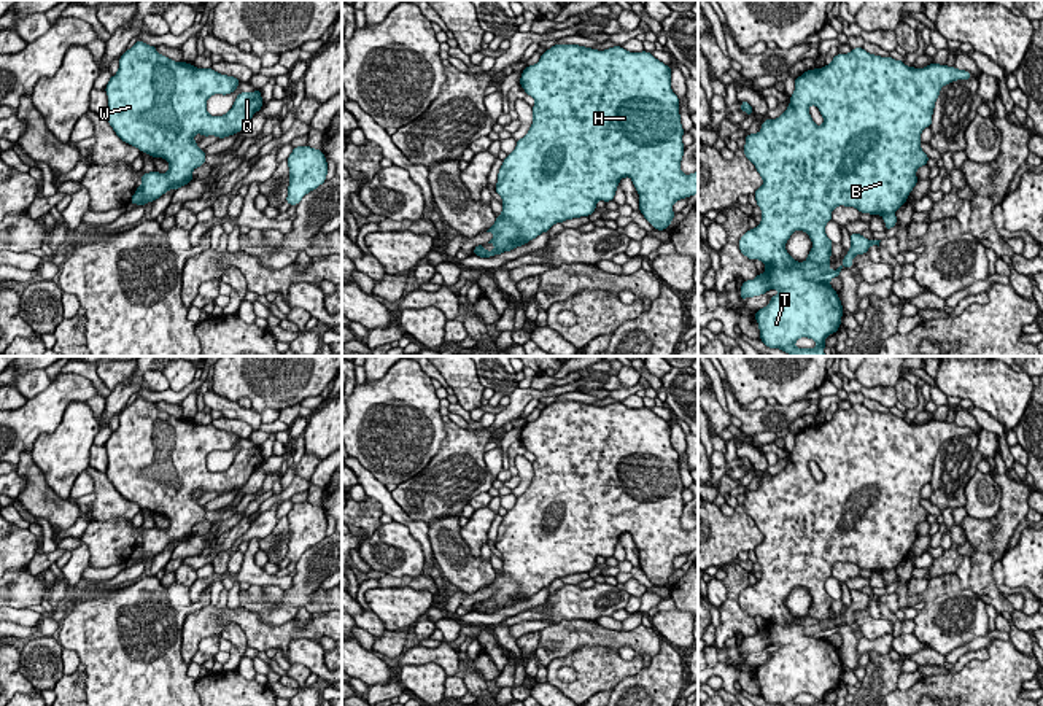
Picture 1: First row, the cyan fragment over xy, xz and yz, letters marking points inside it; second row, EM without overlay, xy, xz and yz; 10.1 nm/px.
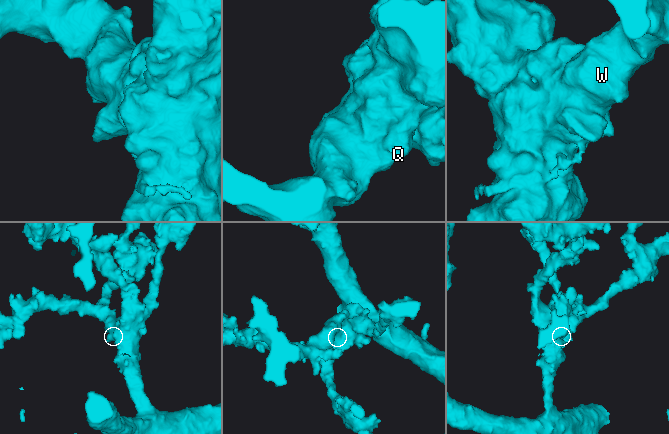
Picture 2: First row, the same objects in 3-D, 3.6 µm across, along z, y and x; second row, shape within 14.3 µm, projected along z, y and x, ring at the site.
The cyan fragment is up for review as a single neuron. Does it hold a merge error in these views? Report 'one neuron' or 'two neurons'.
one neuron

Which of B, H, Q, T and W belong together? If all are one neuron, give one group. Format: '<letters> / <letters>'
B H Q T W

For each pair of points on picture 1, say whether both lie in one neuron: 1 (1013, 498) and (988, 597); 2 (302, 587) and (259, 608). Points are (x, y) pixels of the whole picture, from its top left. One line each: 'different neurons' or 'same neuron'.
1: same neuron
2: same neuron

